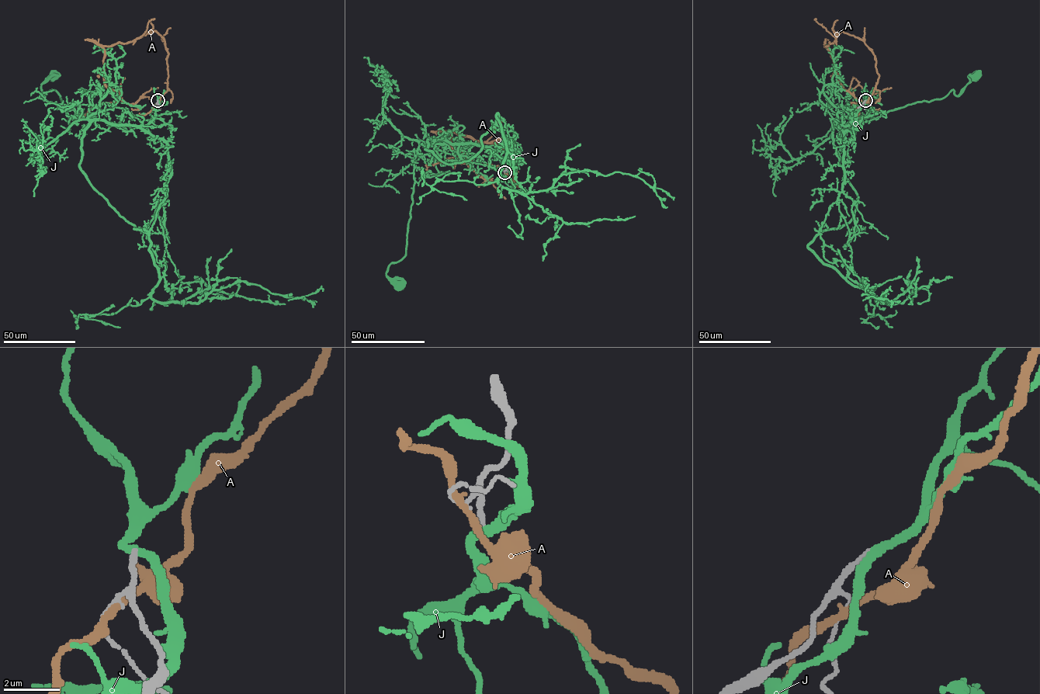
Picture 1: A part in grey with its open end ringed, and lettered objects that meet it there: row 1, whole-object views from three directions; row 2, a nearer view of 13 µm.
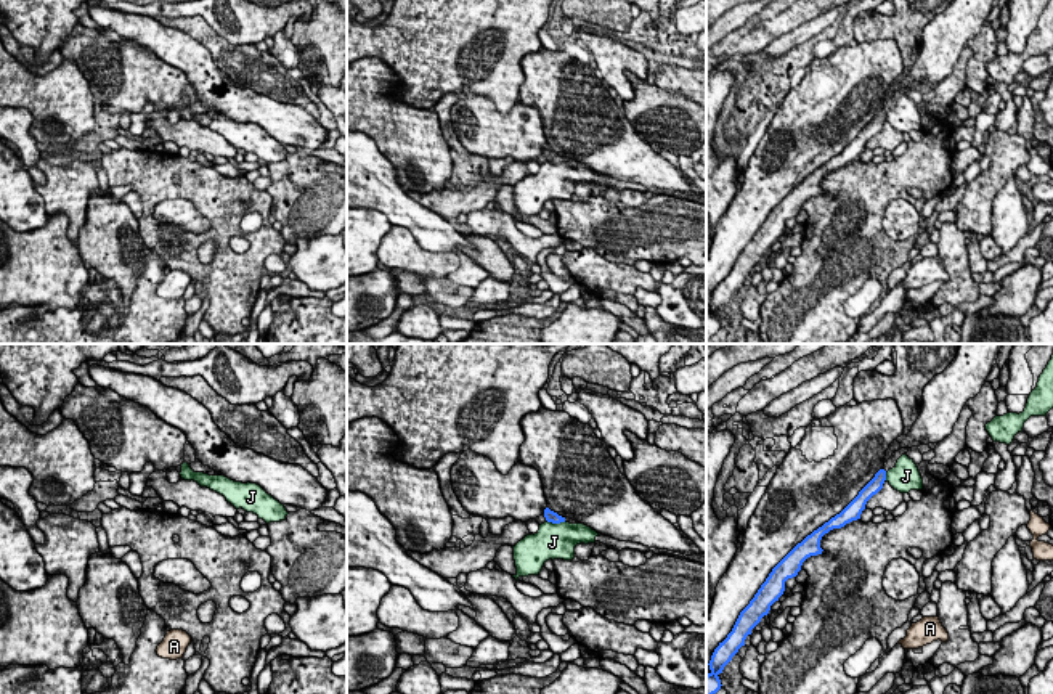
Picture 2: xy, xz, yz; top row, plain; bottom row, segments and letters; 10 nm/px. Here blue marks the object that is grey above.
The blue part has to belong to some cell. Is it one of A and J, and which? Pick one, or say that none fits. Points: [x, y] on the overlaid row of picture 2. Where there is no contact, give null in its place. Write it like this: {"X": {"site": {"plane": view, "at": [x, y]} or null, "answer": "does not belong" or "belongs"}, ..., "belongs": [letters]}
{"A": {"site": null, "answer": "does not belong"}, "J": {"site": {"plane": "xz", "at": [556, 522]}, "answer": "does not belong"}, "belongs": []}

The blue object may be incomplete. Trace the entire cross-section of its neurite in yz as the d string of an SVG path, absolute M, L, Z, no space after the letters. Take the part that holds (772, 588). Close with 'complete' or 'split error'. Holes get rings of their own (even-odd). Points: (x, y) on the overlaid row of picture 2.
M901 448L884 463L884 466L875 474L875 477L859 492L859 495L835 517L825 522L822 527L807 535L798 543L769 574L750 604L740 612L732 631L719 643L709 660L709 673L706 675L706 694L716 694L721 689L719 673L732 660L745 639L751 635L751 630L769 614L770 606L779 601L785 591L785 582L793 578L801 570L803 562L822 554L820 540L833 529L841 529L846 524L860 519L867 501L876 495L886 480L886 472L896 467L897 459L907 455L909 448Z; split error

